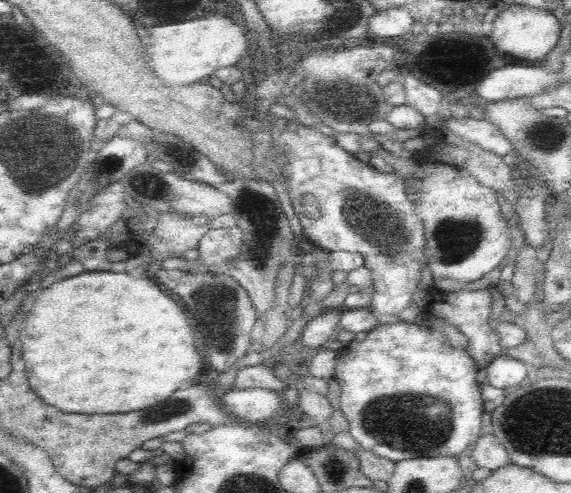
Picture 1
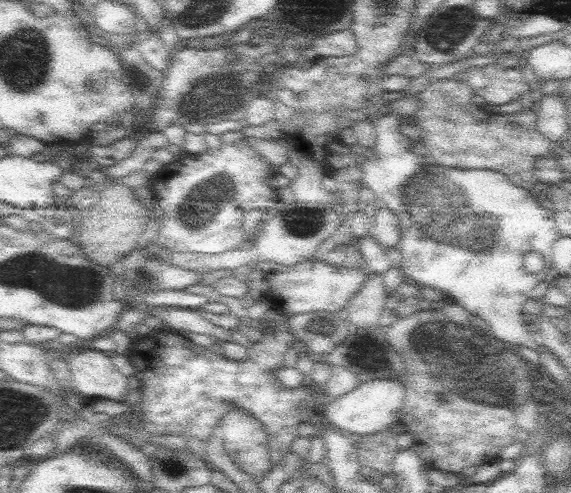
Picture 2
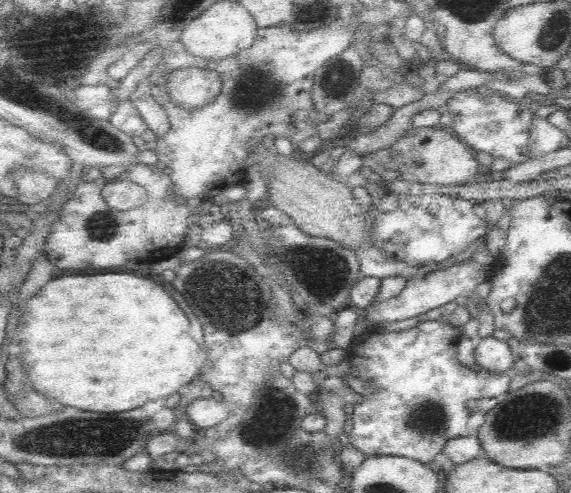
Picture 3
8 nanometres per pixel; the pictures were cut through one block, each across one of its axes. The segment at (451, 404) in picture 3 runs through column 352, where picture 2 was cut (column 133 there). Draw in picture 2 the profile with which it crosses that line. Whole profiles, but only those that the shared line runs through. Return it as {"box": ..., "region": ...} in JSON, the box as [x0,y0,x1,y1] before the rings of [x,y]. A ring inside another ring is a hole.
{"box":[102,308,323,468],"region":[[[271,308],[265,312],[264,316],[263,319],[258,319],[264,326],[261,330],[261,339],[257,343],[253,343],[248,358],[243,361],[228,358],[223,351],[218,350],[215,346],[199,346],[193,340],[187,339],[173,329],[162,329],[155,332],[145,331],[141,337],[133,341],[130,340],[131,347],[127,356],[135,369],[133,376],[140,382],[139,389],[142,400],[138,402],[138,406],[142,409],[142,416],[126,412],[112,417],[102,426],[106,426],[108,433],[120,438],[122,449],[126,447],[141,448],[149,442],[150,435],[158,434],[182,436],[186,440],[188,437],[192,437],[207,442],[212,437],[212,433],[218,429],[218,423],[222,421],[226,413],[232,409],[244,409],[257,420],[260,420],[260,423],[267,429],[270,464],[272,464],[272,468],[278,466],[279,462],[291,451],[292,441],[298,435],[297,428],[304,420],[303,413],[299,410],[300,406],[306,401],[318,402],[323,396],[322,393],[311,395],[310,384],[303,384],[297,388],[287,388],[276,378],[277,368],[280,371],[285,367],[284,356],[286,356],[289,346],[294,342],[290,323],[292,315]]]}

